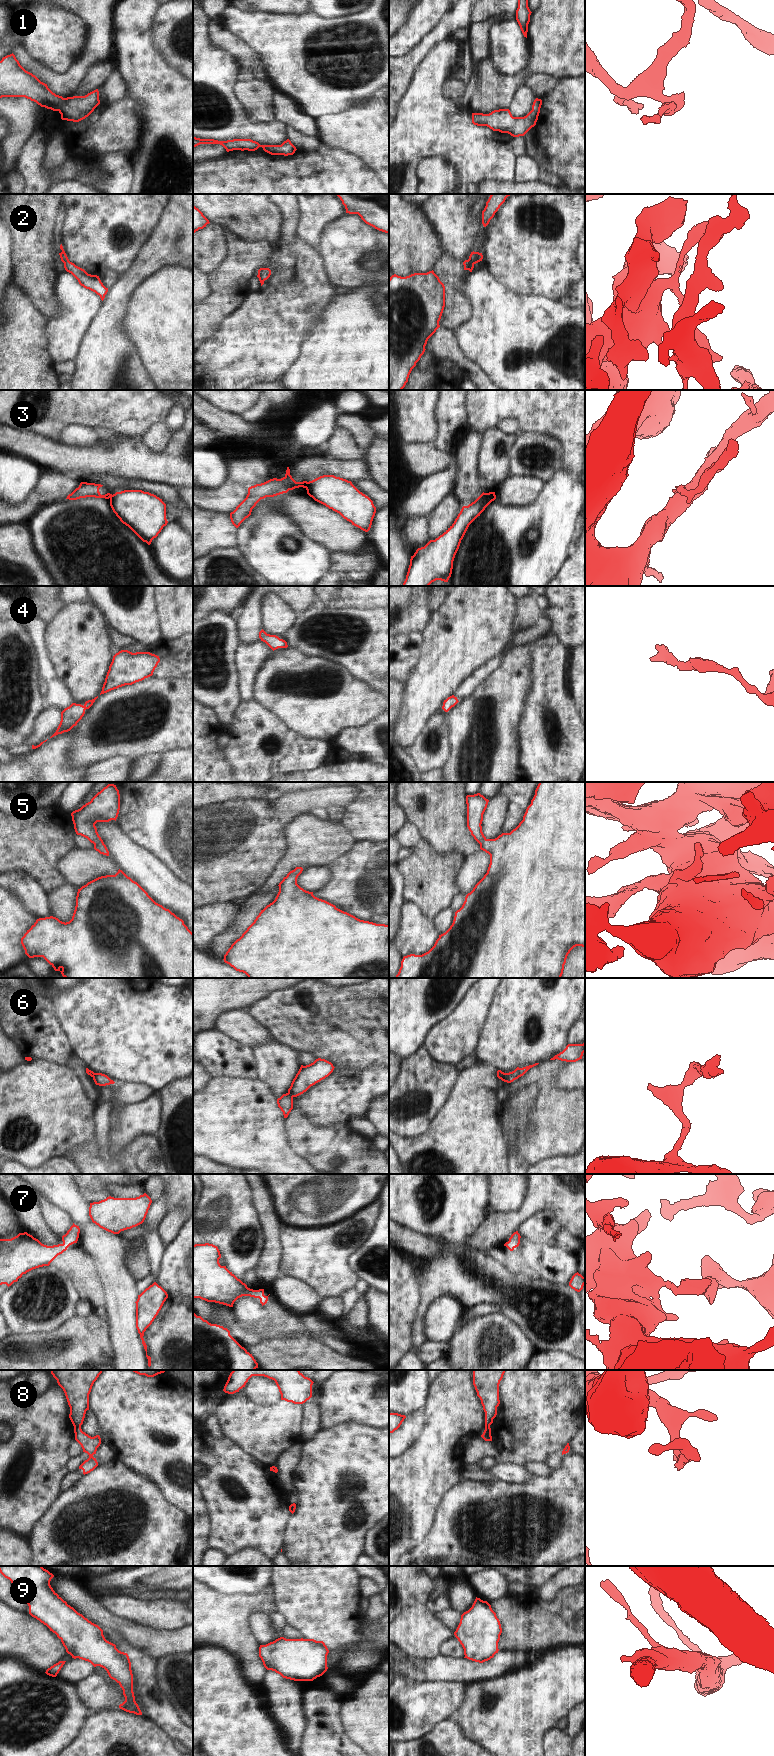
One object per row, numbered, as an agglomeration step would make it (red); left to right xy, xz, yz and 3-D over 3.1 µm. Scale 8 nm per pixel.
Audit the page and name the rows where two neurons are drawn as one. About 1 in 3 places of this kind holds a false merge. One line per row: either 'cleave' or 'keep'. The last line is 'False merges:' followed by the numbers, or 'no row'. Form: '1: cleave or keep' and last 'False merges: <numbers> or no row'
1: keep
2: keep
3: cleave
4: keep
5: keep
6: cleave
7: keep
8: cleave
9: keep
False merges: 3, 6, 8

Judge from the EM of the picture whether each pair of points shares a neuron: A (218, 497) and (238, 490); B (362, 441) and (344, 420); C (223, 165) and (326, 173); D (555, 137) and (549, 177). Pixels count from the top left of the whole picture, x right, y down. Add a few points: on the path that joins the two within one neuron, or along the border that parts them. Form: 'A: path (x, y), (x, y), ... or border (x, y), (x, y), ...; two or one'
A: path (223, 497), (233, 493); one
B: path (360, 436), (349, 425); one
C: path (249, 174), (300, 174); one
D: border (541, 146), (551, 171), (565, 183); two

